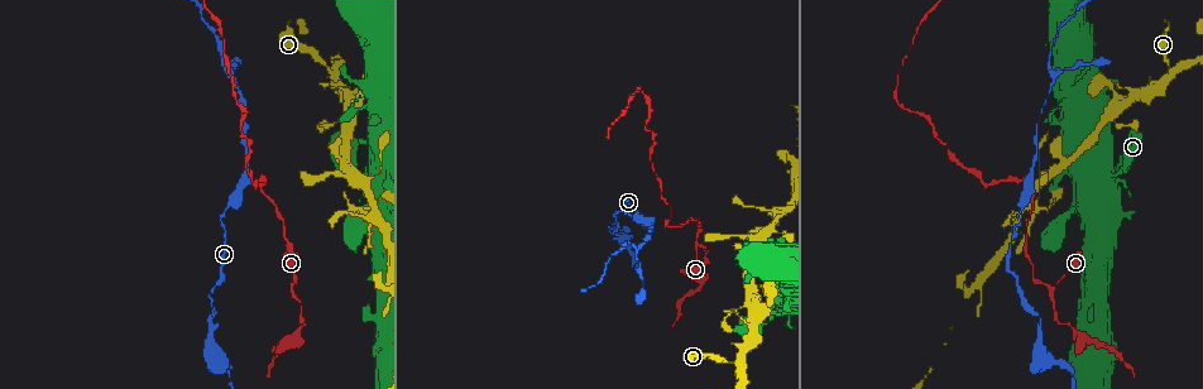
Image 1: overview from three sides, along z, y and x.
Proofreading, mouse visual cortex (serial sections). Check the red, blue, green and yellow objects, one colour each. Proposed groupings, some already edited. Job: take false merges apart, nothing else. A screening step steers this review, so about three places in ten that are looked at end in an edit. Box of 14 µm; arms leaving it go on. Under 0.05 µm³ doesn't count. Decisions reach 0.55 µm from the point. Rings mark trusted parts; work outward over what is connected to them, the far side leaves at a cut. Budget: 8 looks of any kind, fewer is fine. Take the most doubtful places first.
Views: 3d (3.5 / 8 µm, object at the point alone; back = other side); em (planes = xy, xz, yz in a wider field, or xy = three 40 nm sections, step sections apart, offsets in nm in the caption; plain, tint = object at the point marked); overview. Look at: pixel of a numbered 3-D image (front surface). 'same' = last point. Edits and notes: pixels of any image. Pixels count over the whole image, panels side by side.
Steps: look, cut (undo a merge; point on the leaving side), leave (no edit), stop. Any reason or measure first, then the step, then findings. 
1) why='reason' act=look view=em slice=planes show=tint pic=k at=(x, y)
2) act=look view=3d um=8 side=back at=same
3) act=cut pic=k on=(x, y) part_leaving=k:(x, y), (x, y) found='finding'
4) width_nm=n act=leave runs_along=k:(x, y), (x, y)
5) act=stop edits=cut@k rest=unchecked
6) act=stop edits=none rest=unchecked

act=look view=3d um=3.5 pic=1 at=(1054, 79)

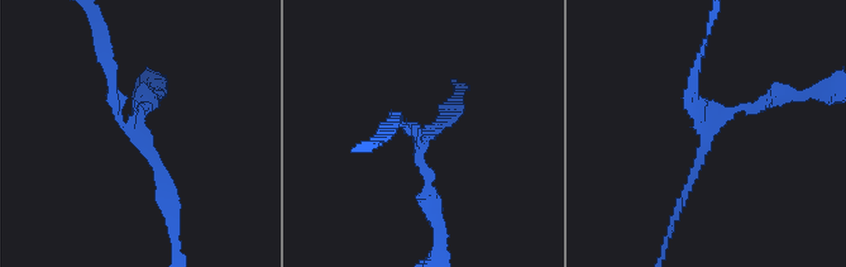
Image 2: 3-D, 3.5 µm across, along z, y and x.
arms=3 arm_widths_nm=150,150,150 why='now the EM' act=look view=em slice=xy step=1 show=tint pic=2 at=(419, 137)

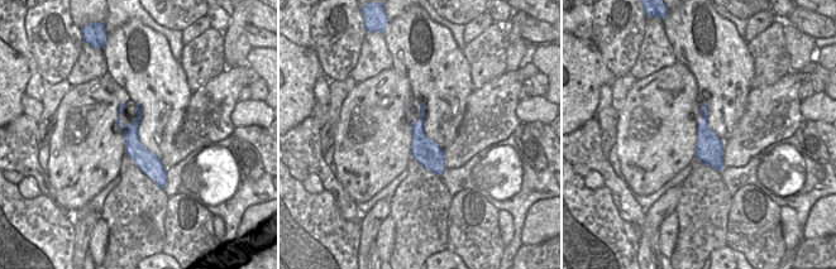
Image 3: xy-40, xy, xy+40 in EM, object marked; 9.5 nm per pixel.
act=leave found='one cell here'

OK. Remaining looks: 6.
why='branch point' act=look view=3d um=3.5 pic=1 at=(1053, 287)

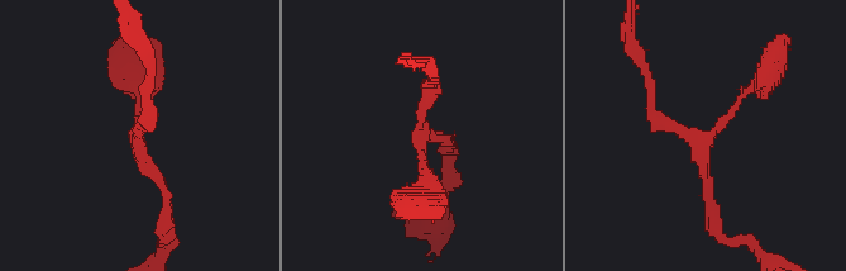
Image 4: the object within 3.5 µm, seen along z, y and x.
arms=3 arm_widths_nm=150,150,150 why='shape alone is not enough' act=look view=em slice=xy step=2 show=tint pic=4 at=(703, 144)

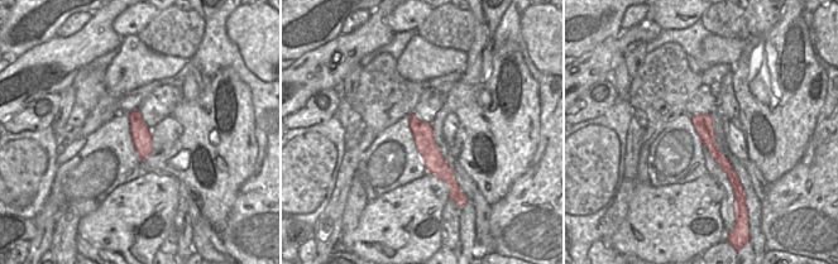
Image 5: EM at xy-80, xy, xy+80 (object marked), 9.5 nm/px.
act=leave runs_along=4:(761, 81), (702, 143), (658, 120), (651, 93) found='continuous, no second cell'

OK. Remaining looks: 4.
why='thick turns thin' act=look view=3d um=8 pic=1 at=(1172, 75)

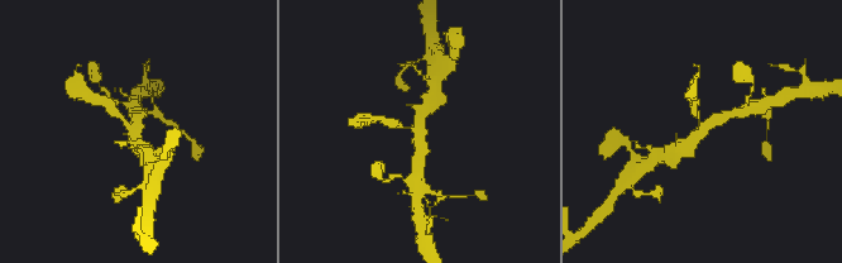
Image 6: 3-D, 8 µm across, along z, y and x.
why='closer look' act=look view=3d um=3.5 pic=6 at=(414, 129)

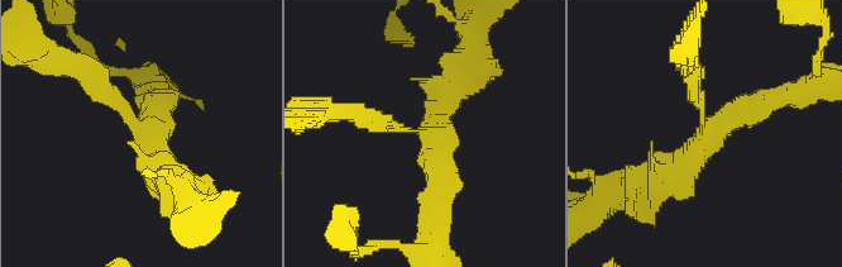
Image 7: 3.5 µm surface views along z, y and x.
arms=3 arm_widths_nm=200,350,400 why='now the EM' act=look view=em slice=xy step=2 show=tint pic=7 at=(425, 134)

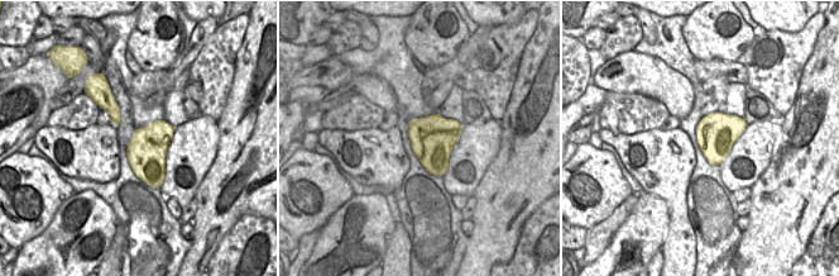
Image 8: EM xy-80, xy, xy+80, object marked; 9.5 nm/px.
act=leave runs_along=7:(81, 70), (178, 182) found='all the same cell'

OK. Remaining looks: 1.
act=stop edits=none rest=unchecked

